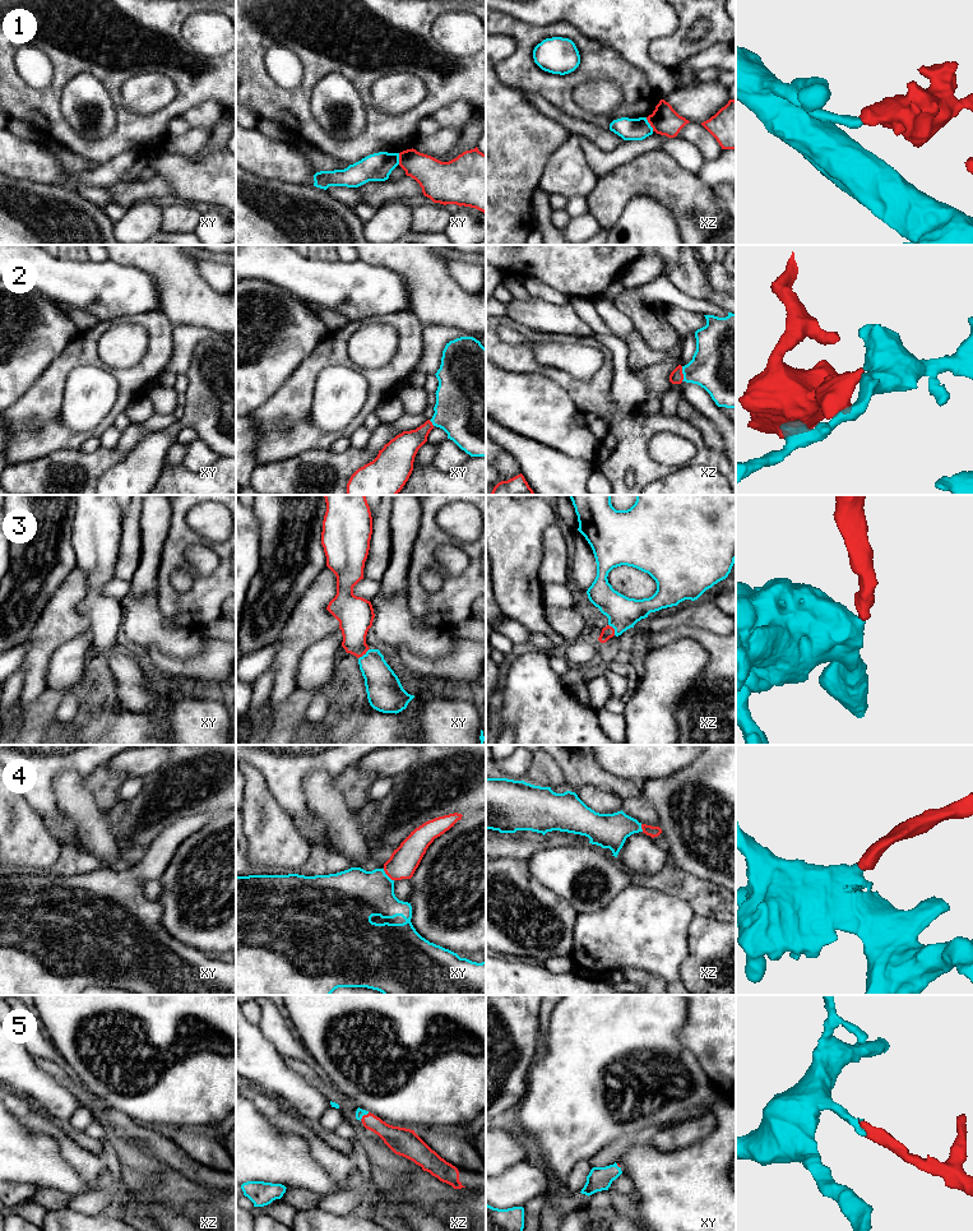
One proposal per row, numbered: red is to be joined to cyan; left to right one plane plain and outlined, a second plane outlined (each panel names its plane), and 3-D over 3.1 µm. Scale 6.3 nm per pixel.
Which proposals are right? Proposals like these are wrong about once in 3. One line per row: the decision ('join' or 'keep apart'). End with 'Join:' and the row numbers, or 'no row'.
1: keep apart
2: join
3: join
4: join
5: join
Join: 2, 3, 4, 5

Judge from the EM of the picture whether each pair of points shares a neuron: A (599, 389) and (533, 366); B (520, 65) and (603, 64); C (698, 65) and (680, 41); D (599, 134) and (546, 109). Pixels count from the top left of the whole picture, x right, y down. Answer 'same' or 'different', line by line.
A: same
B: same
C: different
D: same

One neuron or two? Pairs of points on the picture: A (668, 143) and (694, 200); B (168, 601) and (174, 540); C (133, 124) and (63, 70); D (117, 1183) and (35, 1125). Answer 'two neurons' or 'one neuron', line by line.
A: two neurons
B: one neuron
C: one neuron
D: one neuron

